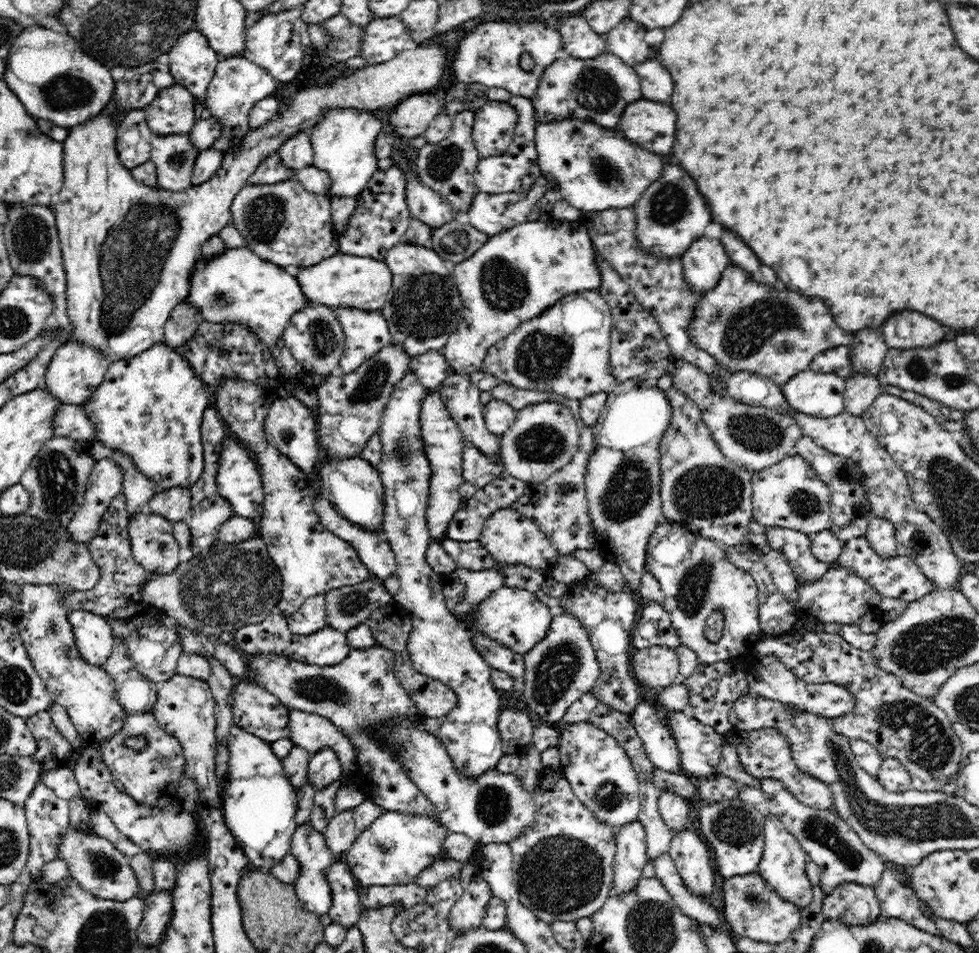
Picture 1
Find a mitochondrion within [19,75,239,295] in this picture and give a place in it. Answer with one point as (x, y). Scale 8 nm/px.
(176, 158)

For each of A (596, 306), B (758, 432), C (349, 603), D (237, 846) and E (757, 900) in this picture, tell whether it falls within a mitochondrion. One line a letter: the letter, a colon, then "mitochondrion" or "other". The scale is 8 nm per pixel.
A: other
B: mitochondrion
C: mitochondrion
D: other
E: mitochondrion

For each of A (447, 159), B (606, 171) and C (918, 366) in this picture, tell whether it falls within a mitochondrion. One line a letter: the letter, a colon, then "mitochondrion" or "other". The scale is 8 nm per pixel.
A: mitochondrion
B: mitochondrion
C: mitochondrion

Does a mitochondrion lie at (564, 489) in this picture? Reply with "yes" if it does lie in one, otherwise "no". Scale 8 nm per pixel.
yes

